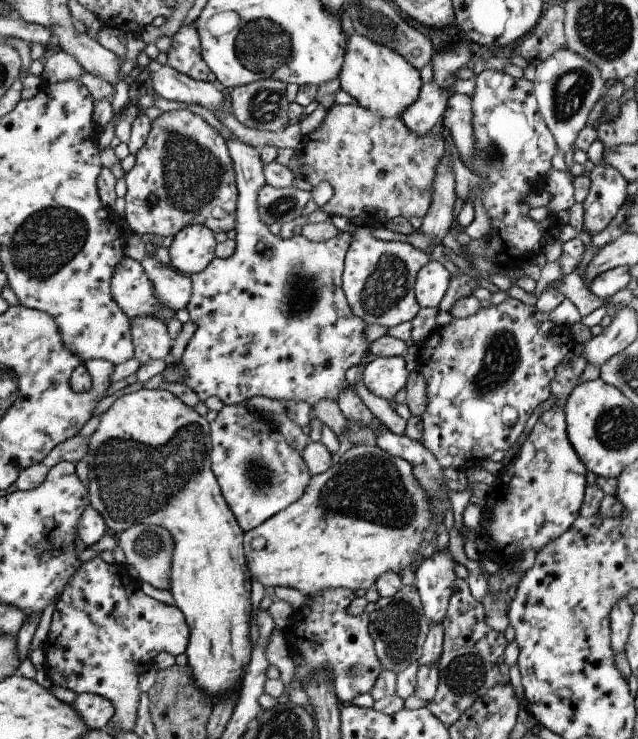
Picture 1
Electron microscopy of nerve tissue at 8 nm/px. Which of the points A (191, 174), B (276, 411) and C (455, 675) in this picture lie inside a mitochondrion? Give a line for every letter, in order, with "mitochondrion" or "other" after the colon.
A: mitochondrion
B: other
C: mitochondrion

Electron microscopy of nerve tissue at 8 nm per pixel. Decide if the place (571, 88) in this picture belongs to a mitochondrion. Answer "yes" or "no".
yes

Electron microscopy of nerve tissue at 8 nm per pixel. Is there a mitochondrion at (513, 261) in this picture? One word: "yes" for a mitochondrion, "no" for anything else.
no

